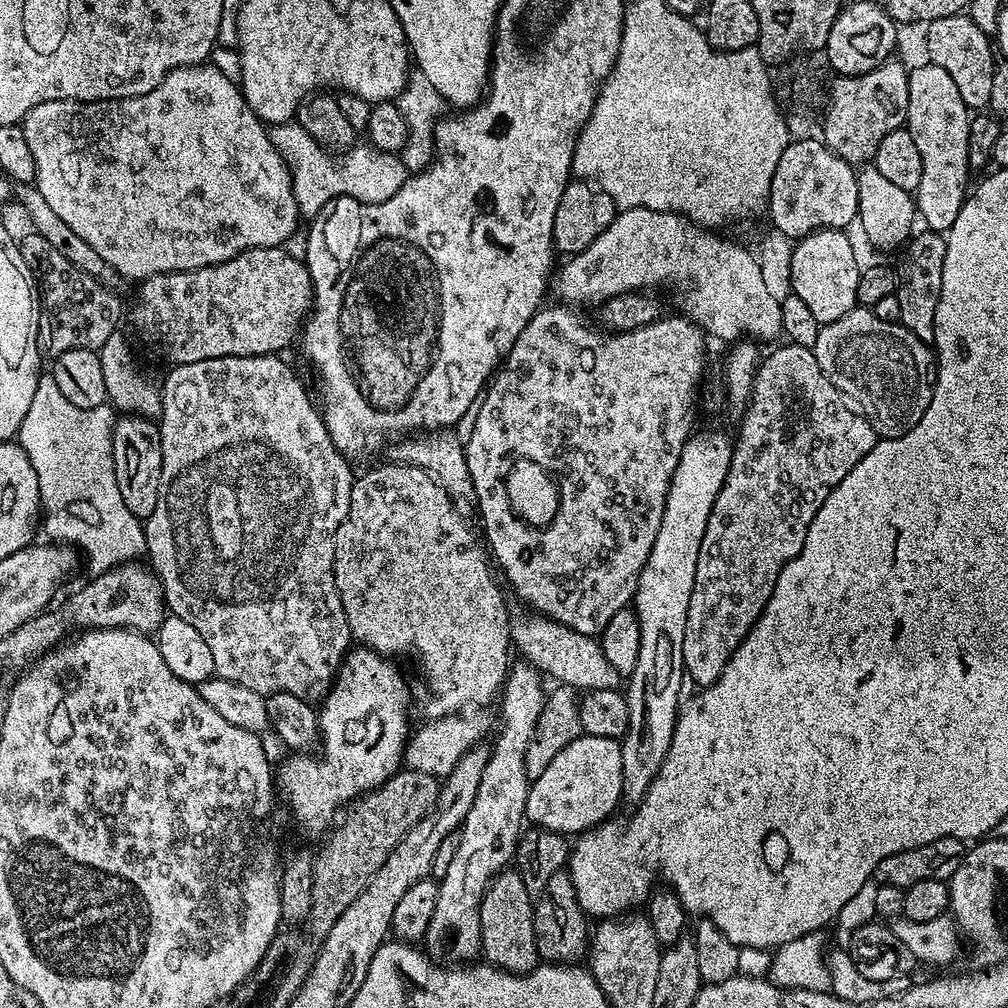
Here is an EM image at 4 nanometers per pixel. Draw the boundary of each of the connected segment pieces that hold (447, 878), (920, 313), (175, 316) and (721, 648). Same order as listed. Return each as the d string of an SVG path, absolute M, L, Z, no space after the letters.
M527 662L513 663L508 669L508 679L504 681L500 704L500 733L496 742L490 746L486 770L482 772L482 782L478 784L478 794L474 798L474 806L466 816L458 831L462 836L454 859L450 861L446 874L439 877L438 906L426 926L426 934L422 941L423 951L429 960L436 961L441 966L468 966L481 955L482 922L480 921L480 903L490 886L492 879L505 871L513 863L516 848L520 844L522 829L526 824L524 811L530 781L526 774L526 752L534 738L538 720L544 710L546 699L545 681L541 673Z
M917 231L903 245L904 253L894 264L896 270L896 297L900 311L900 323L919 340L931 342L934 338L934 310L942 294L942 266L946 262L947 239L936 231Z
M283 247L278 248L251 248L246 250L242 254L238 254L234 258L230 258L226 262L221 264L215 264L214 266L206 266L205 268L199 268L198 270L190 270L189 272L167 272L166 274L158 274L157 276L152 276L149 280L143 281L139 285L140 293L136 296L136 305L132 308L132 328L136 331L136 336L145 344L148 348L153 348L156 352L161 352L166 359L169 360L169 365L175 366L178 364L189 364L190 362L202 362L203 360L209 360L210 358L218 358L219 356L270 356L273 354L283 353L284 344L288 344L292 339L297 339L298 329L303 325L306 317L311 313L312 310L312 279L308 273L308 266L304 263L303 259L299 255L287 256L284 253L285 249Z
M787 342L781 344L781 348L774 349L769 356L767 353L761 359L760 366L756 370L752 397L739 421L740 433L734 436L728 481L722 486L718 498L714 498L714 506L706 522L706 534L702 538L702 550L698 550L698 570L694 570L694 590L690 594L690 610L686 614L686 638L682 642L682 658L687 679L691 683L693 680L700 688L708 688L716 683L726 662L732 657L734 650L738 650L742 638L746 638L754 622L764 612L770 594L774 594L774 582L778 582L778 574L782 574L786 562L790 562L802 550L802 542L806 542L806 530L810 530L810 522L814 522L814 514L818 514L830 490L834 490L834 486L838 486L838 482L842 482L842 478L846 478L846 474L850 474L850 470L854 470L854 466L858 466L858 462L862 462L866 454L870 454L878 439L868 419L860 415L859 411L834 387L830 378L826 378L826 374L822 374L822 366L818 366L818 358L811 348Z

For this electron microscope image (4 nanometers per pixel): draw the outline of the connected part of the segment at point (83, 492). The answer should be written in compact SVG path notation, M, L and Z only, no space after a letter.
M51 374L41 375L38 390L30 401L30 410L22 418L18 433L18 442L38 474L40 507L42 509L42 532L49 541L75 546L82 553L82 560L88 563L91 575L101 576L118 564L126 564L137 559L144 552L144 525L122 502L122 493L118 490L118 478L114 478L114 458L112 457L112 425L114 408L105 402L93 408L79 408L58 390Z

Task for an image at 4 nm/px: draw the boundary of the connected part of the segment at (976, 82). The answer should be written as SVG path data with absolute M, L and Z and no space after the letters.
M968 14L931 20L923 31L927 59L950 74L951 80L958 86L958 93L961 94L965 106L969 110L987 109L990 89L994 87L994 70L998 65L989 33L983 32Z

